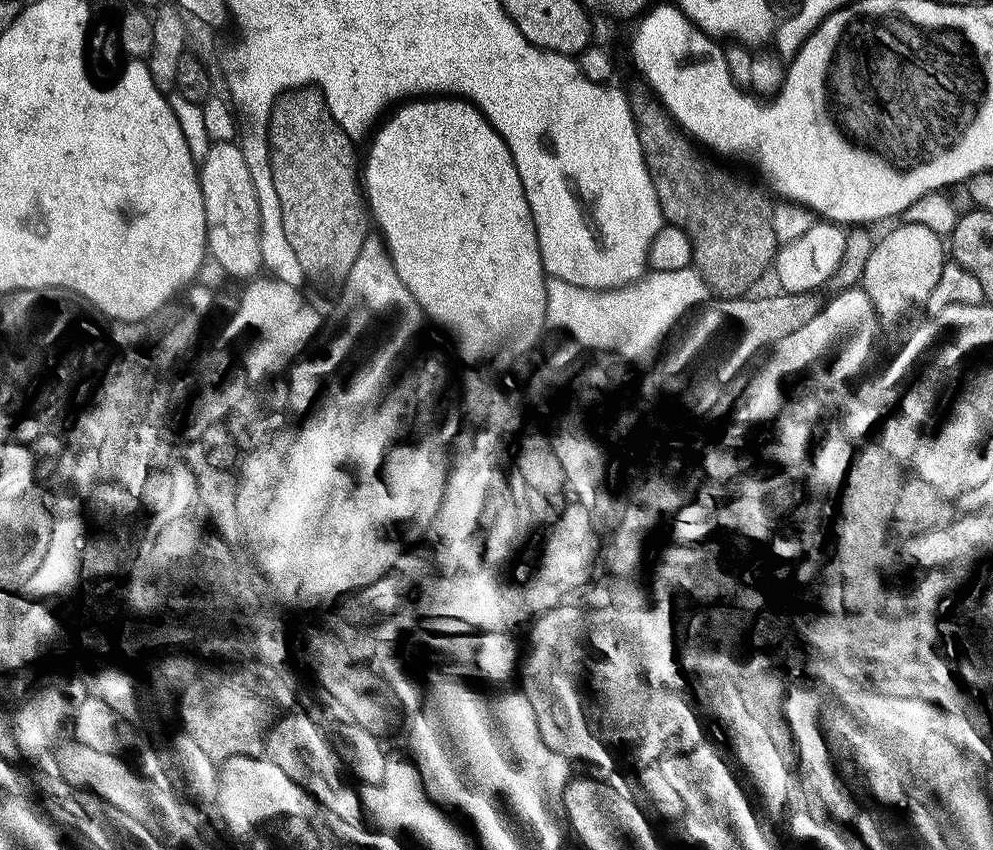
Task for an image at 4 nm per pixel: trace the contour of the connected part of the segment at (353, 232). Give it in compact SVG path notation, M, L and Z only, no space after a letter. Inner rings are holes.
M289 88L276 97L268 119L268 153L270 170L274 174L274 191L278 193L278 202L282 202L282 227L298 263L302 265L307 285L332 299L343 292L346 278L350 278L350 269L358 258L358 250L362 250L362 242L370 235L356 148L354 141L330 114L328 101L319 88Z

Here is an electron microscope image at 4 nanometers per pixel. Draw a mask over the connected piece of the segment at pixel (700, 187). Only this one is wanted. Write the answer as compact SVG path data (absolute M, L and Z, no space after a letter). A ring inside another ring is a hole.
M639 87L627 93L628 105L632 108L638 142L642 146L650 182L654 182L654 194L658 194L660 212L667 223L678 226L678 230L682 230L686 238L690 238L692 264L707 284L709 293L720 298L745 295L749 291L748 287L767 268L769 271L773 267L778 251L772 221L774 204L773 201L768 201L769 193L763 187L760 189L758 185L727 172L722 165L707 160L703 156L705 153L685 135L655 95L647 87Z

